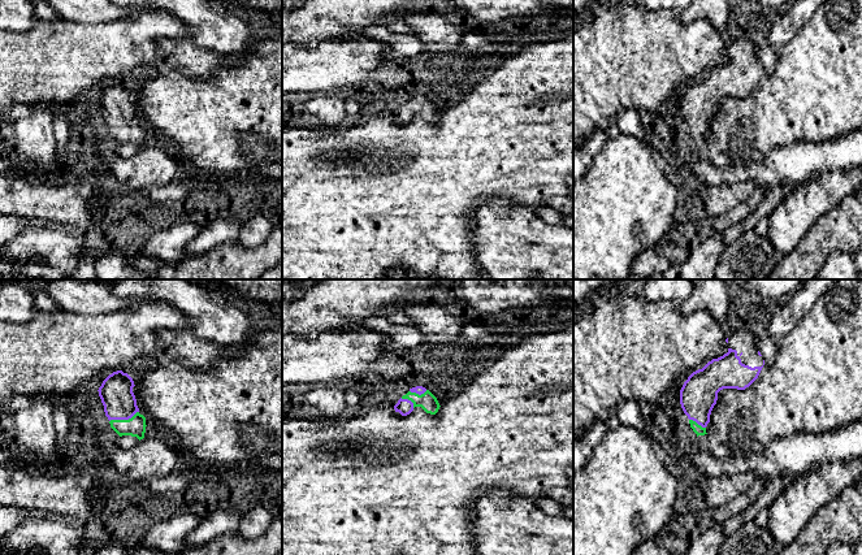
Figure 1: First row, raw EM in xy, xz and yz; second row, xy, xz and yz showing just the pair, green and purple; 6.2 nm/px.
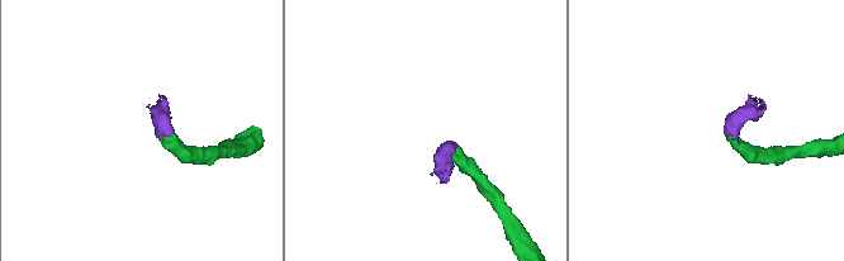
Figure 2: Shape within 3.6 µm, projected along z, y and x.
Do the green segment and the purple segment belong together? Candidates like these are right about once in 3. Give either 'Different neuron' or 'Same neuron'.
Same neuron

